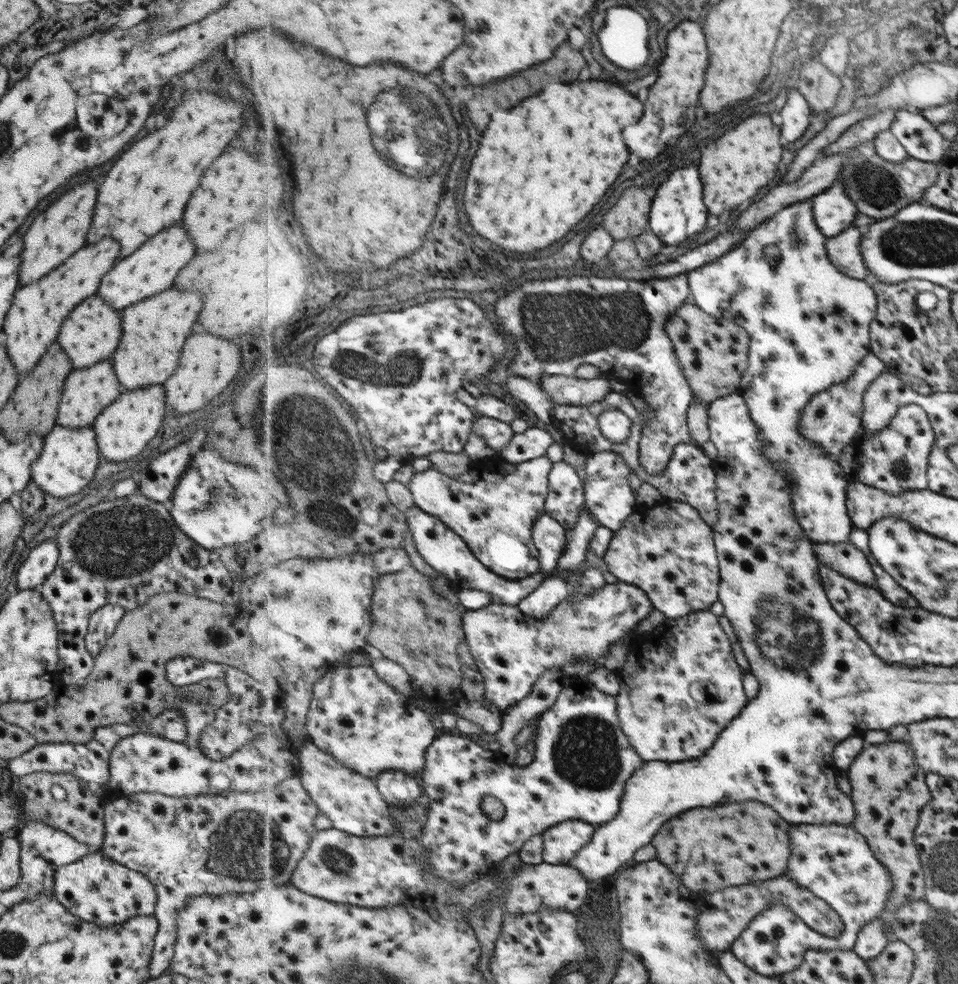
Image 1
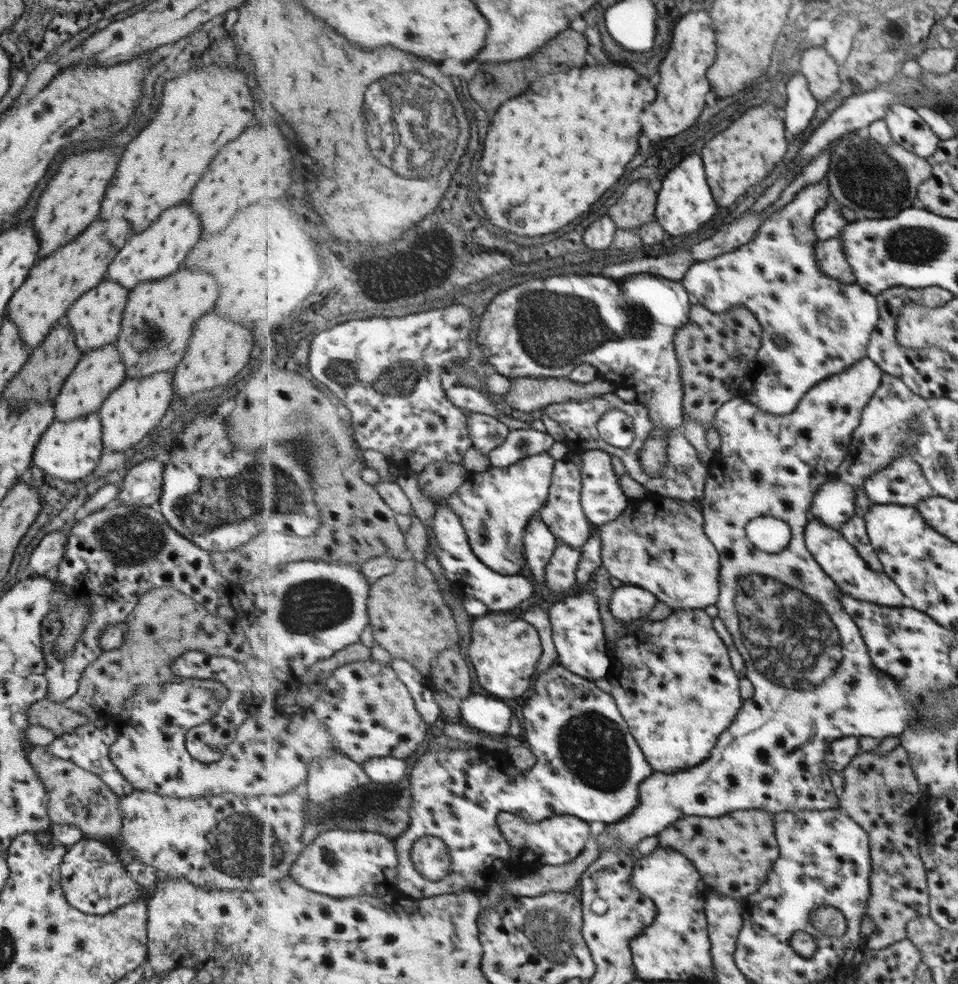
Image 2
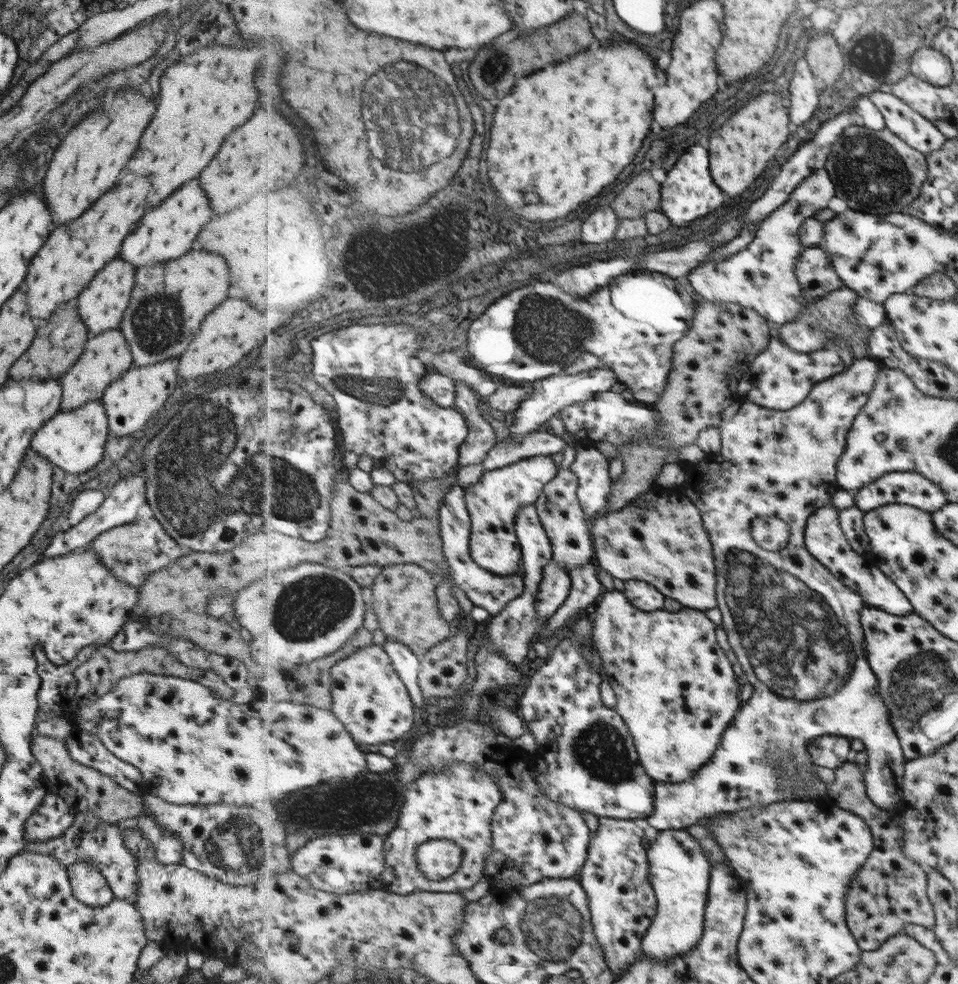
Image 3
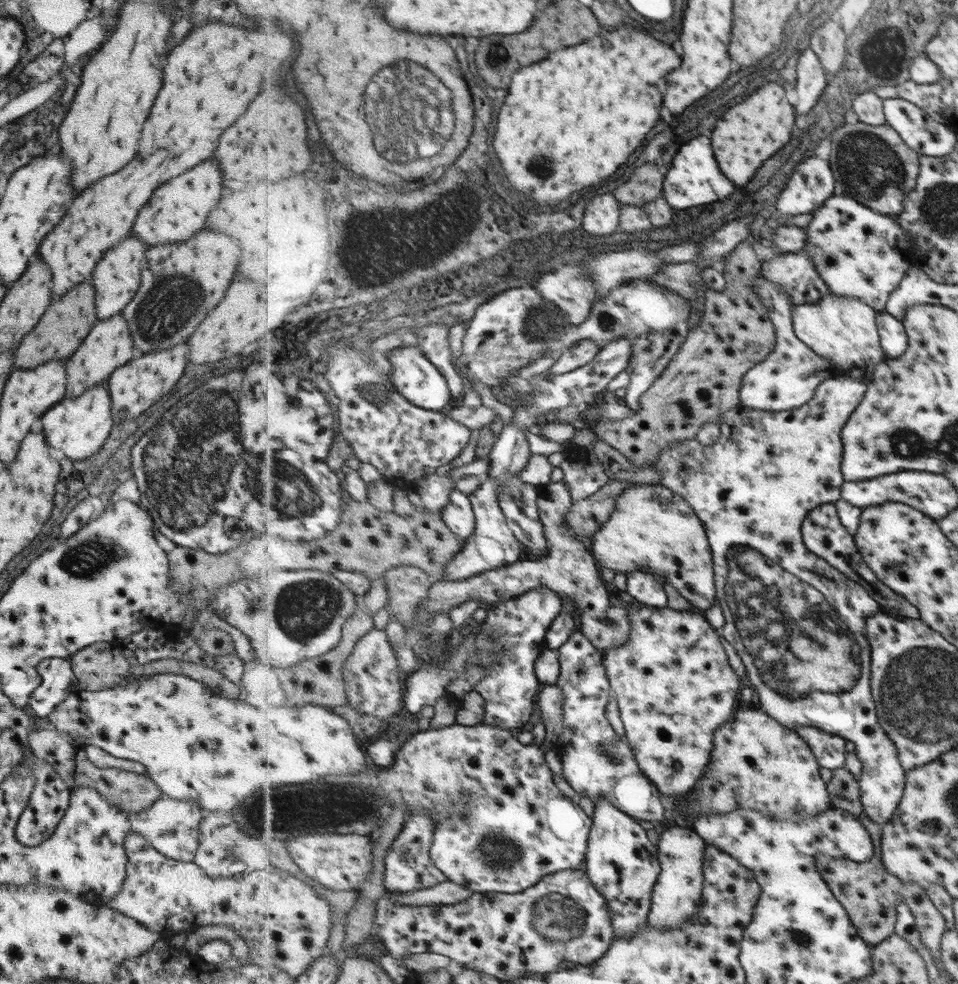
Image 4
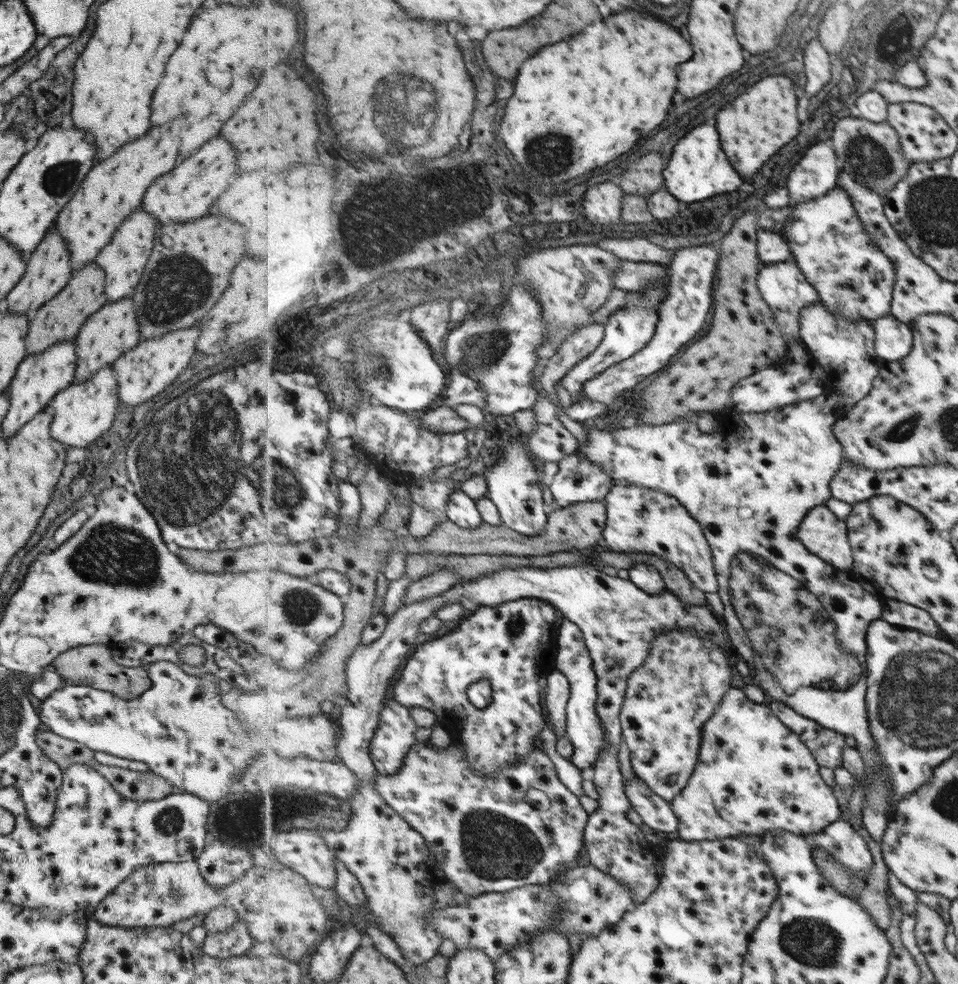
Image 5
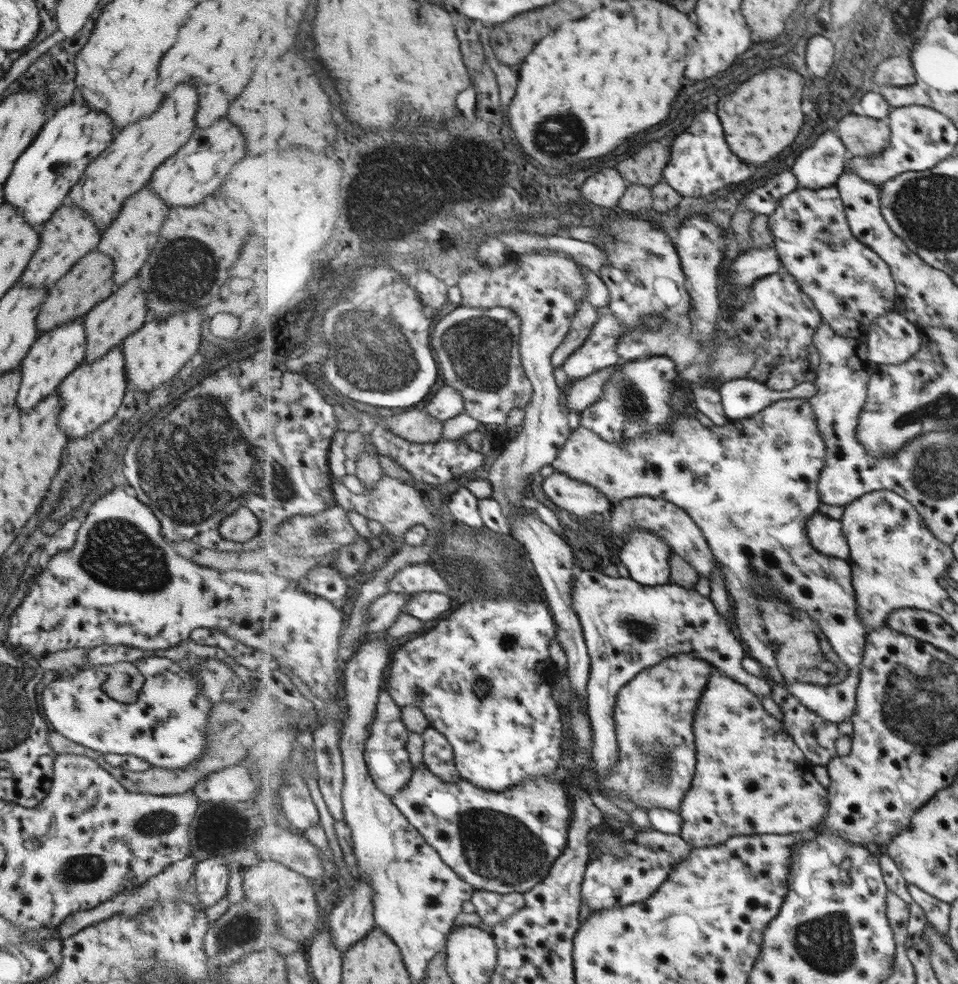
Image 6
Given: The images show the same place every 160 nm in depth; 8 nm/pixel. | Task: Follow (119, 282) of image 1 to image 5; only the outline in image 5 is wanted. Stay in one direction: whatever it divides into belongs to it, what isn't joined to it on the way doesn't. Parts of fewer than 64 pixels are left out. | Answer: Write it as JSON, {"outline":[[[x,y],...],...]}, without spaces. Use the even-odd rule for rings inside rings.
{"outline":[[[221,136],[201,144],[189,158],[175,164],[169,174],[159,176],[143,194],[143,210],[155,216],[159,224],[195,220],[207,214],[213,200],[223,192],[235,172],[237,150]]]}

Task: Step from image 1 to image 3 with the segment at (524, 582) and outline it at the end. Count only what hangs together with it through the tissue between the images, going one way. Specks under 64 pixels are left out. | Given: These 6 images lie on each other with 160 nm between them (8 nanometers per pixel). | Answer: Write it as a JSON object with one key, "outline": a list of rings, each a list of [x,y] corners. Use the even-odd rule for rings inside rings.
{"outline":[[[454,486],[445,496],[440,506],[441,532],[444,551],[448,558],[455,582],[467,593],[474,606],[481,606],[493,616],[498,615],[506,606],[525,590],[522,573],[498,575],[485,570],[470,555],[470,538],[473,528],[470,510],[466,503],[466,489]]]}

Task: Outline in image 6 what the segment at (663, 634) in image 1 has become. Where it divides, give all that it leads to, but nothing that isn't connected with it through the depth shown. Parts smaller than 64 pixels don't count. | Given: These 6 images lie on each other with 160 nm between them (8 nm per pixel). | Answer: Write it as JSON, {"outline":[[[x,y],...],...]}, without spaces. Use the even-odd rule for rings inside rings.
{"outline":[[[689,654],[675,655],[643,670],[619,692],[615,705],[619,762],[612,773],[597,778],[597,789],[609,797],[627,797],[635,805],[680,812],[698,766],[695,712],[715,666]]]}

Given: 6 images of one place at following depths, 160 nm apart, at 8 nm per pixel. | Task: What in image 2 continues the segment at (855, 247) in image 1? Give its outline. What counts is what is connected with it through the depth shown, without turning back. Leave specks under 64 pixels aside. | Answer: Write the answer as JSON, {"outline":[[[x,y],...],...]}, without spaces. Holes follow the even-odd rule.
{"outline":[[[836,237],[827,241],[820,241],[815,254],[820,268],[827,276],[845,284],[857,283],[854,268],[847,260],[843,239]]]}

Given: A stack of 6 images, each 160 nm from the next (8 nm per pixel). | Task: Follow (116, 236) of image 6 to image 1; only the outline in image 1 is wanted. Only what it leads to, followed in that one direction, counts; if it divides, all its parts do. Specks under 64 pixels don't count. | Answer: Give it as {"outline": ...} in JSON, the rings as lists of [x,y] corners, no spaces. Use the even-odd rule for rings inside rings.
{"outline":[[[89,296],[63,319],[56,341],[69,357],[73,369],[93,366],[97,360],[107,358],[115,350],[121,336],[119,312],[109,308],[99,296]]]}

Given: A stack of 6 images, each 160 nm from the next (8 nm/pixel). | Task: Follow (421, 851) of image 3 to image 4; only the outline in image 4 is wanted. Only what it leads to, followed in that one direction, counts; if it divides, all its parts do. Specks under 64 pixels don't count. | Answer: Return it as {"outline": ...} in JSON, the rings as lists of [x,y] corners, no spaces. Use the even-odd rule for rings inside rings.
{"outline":[[[455,724],[445,728],[433,729],[430,728],[425,732],[417,732],[409,738],[402,750],[397,754],[397,760],[389,768],[382,768],[378,765],[371,764],[362,771],[353,773],[352,775],[339,775],[325,778],[326,782],[337,780],[333,783],[344,784],[362,784],[362,786],[377,795],[377,797],[387,797],[389,803],[397,804],[405,802],[406,815],[414,812],[416,808],[420,808],[422,812],[426,812],[435,822],[434,839],[431,845],[432,860],[439,867],[441,873],[446,874],[446,877],[451,882],[464,886],[475,893],[505,893],[517,894],[524,890],[530,889],[531,886],[537,885],[543,877],[558,873],[559,871],[578,869],[583,862],[587,860],[588,845],[590,842],[590,832],[594,825],[594,819],[586,813],[586,810],[580,805],[571,802],[555,784],[553,780],[554,772],[549,768],[546,759],[546,749],[543,745],[526,745],[523,744],[513,733],[507,729],[493,727],[485,724],[478,726],[462,726]]]}

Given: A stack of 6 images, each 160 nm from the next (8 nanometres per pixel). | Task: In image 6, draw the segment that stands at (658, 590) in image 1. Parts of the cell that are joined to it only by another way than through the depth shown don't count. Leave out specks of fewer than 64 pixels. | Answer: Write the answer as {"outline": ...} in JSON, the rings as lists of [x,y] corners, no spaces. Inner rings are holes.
{"outline":[[[636,496],[626,498],[621,502],[613,503],[611,514],[611,540],[621,544],[633,529],[639,527],[654,530],[661,535],[672,548],[673,553],[682,556],[689,564],[692,564],[699,572],[700,576],[705,575],[712,583],[712,572],[716,569],[717,561],[713,554],[710,543],[703,534],[698,523],[691,518],[688,511],[674,502],[669,502],[663,498],[653,498],[652,496]]]}

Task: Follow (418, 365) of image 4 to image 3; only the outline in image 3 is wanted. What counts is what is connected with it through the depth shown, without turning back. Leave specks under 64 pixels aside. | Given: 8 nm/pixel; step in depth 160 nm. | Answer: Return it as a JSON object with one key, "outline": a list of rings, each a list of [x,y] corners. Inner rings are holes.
{"outline":[[[430,362],[427,364],[428,373],[420,382],[420,389],[443,408],[455,408],[456,406],[456,386],[455,381],[439,372],[439,370]]]}

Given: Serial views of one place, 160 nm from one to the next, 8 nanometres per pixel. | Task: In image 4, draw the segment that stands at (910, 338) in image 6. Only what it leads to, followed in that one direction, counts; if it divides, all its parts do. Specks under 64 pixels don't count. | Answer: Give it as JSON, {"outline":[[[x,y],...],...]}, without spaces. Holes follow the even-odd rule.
{"outline":[[[879,312],[876,321],[887,358],[902,357],[910,346],[910,338],[903,321],[886,312]]]}

